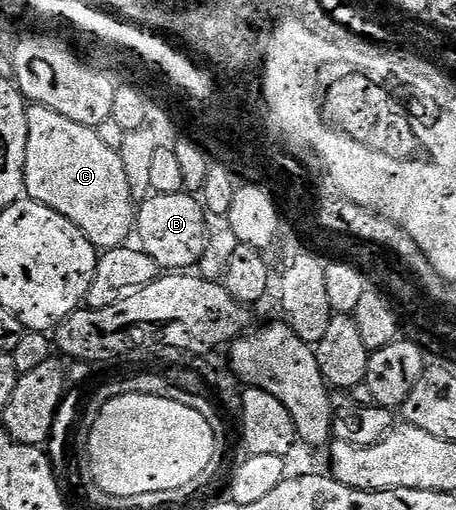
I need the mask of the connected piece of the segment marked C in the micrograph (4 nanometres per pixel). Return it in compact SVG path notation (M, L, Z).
M44 106L27 107L27 151L23 169L26 197L53 208L65 216L100 251L122 246L132 237L137 213L136 199L131 196L129 182L125 180L125 166L117 150L101 140L98 129L82 126Z

